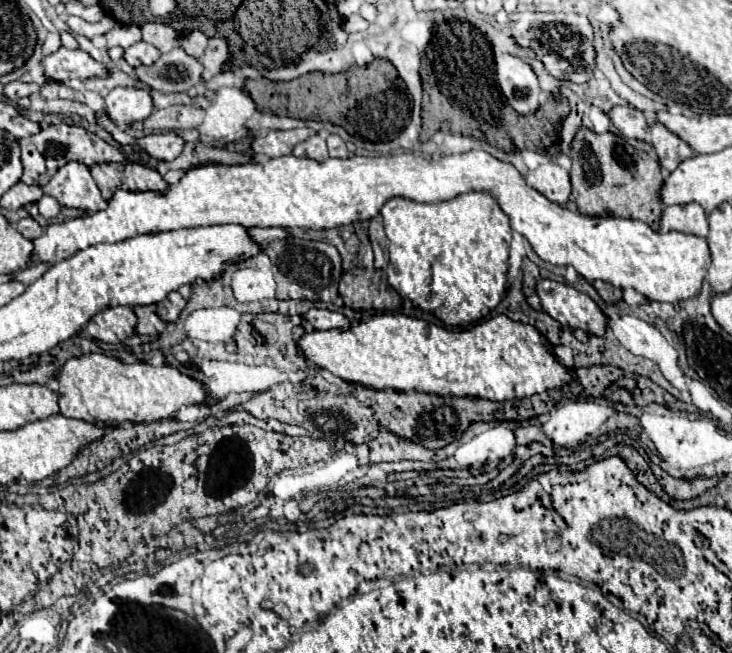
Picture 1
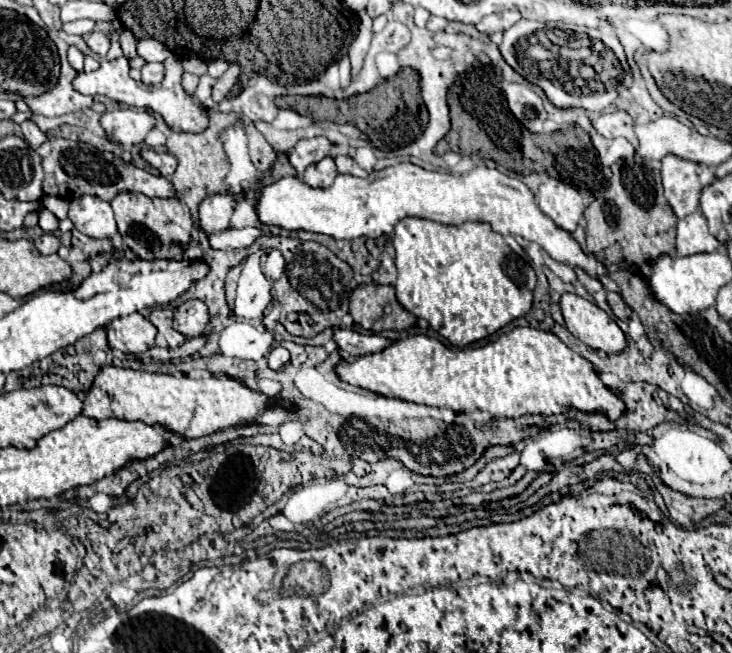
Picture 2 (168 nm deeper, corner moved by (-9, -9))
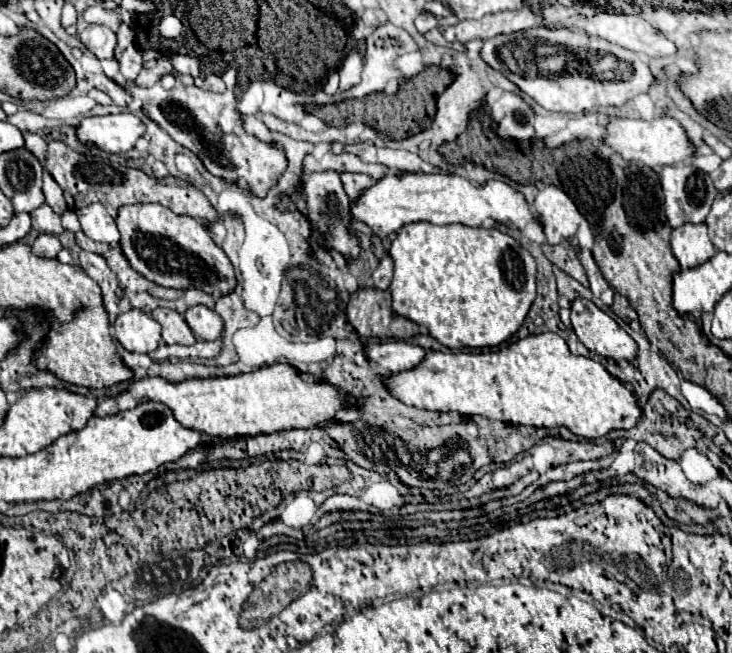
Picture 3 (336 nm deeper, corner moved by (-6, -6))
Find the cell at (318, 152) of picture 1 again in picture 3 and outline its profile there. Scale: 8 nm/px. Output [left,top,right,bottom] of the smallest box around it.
[303,172,361,262]

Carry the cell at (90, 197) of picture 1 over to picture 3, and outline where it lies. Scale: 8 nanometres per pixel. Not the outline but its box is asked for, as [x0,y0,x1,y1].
[77,204,119,244]

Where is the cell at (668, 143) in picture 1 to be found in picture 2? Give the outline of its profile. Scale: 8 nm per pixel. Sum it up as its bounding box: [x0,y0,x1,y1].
[662,155,716,219]

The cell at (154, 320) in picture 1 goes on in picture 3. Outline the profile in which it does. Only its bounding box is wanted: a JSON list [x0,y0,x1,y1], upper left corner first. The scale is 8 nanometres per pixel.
[151,308,197,346]

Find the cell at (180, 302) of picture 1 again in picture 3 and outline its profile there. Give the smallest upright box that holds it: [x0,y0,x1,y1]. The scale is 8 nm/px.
[185,306,225,340]

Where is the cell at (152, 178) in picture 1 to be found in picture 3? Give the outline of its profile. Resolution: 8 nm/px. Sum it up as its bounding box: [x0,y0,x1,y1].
[117,204,237,296]

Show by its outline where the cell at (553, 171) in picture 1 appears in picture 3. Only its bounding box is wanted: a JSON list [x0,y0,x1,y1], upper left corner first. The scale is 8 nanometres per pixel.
[535,186,583,246]

